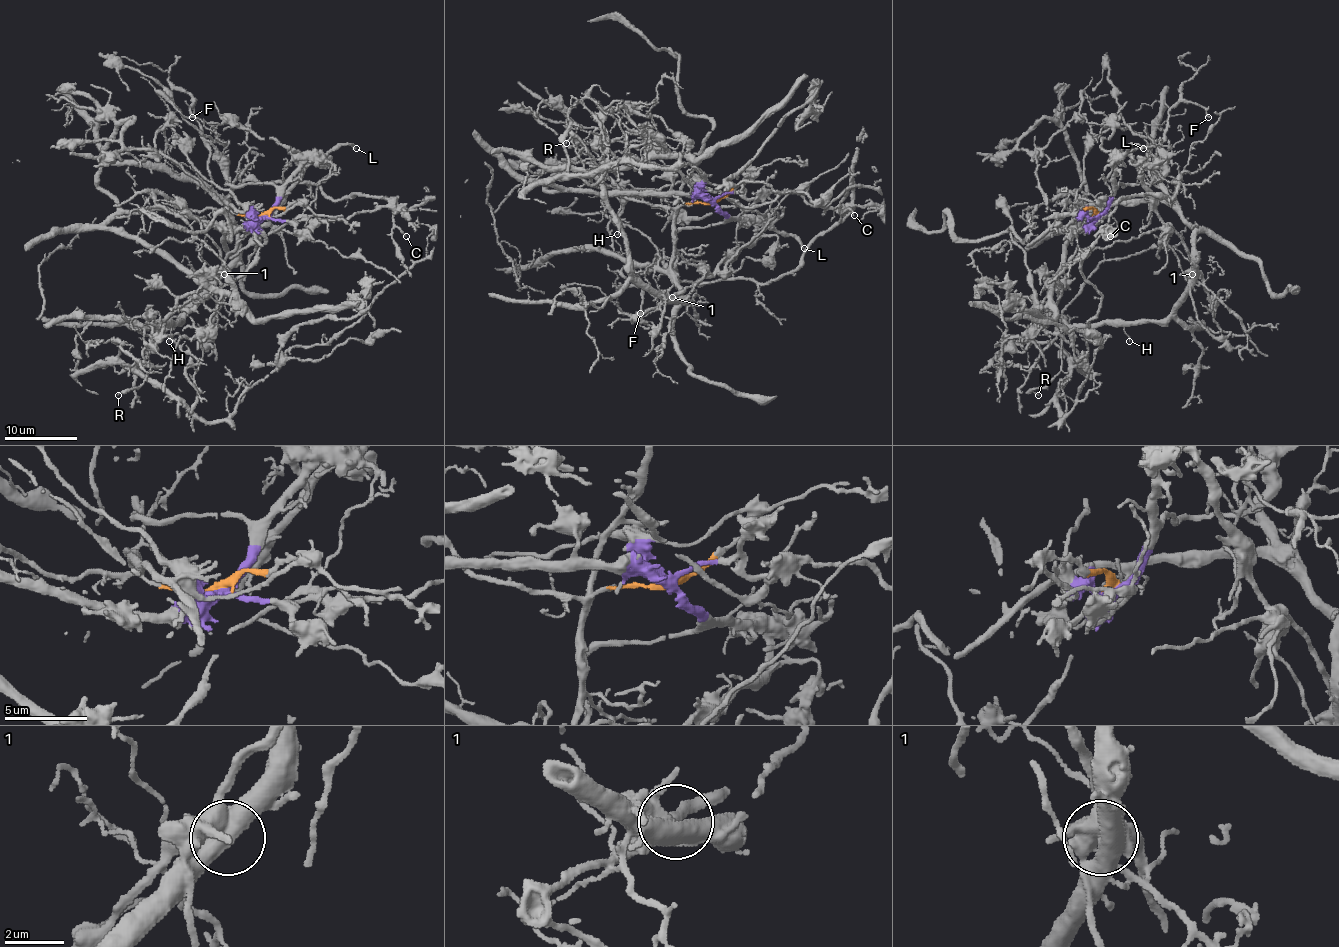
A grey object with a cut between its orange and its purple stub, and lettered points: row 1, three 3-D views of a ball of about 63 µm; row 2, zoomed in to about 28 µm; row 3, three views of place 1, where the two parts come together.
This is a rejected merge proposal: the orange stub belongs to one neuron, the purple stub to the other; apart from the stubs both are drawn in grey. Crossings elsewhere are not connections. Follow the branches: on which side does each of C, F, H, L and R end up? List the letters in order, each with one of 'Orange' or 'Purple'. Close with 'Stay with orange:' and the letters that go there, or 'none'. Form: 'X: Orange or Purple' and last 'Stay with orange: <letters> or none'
C: Orange
F: Orange
H: Orange
L: Purple
R: Orange
Stay with orange: C, F, H, R

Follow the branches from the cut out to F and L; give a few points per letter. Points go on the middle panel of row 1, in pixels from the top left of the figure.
F: (712, 203), (685, 203), (676, 210), (674, 257), (665, 270), (656, 254), (656, 263), (640, 272), (640, 314)
L: (712, 203), (727, 217), (769, 221), (778, 230), (794, 236), (803, 248)

